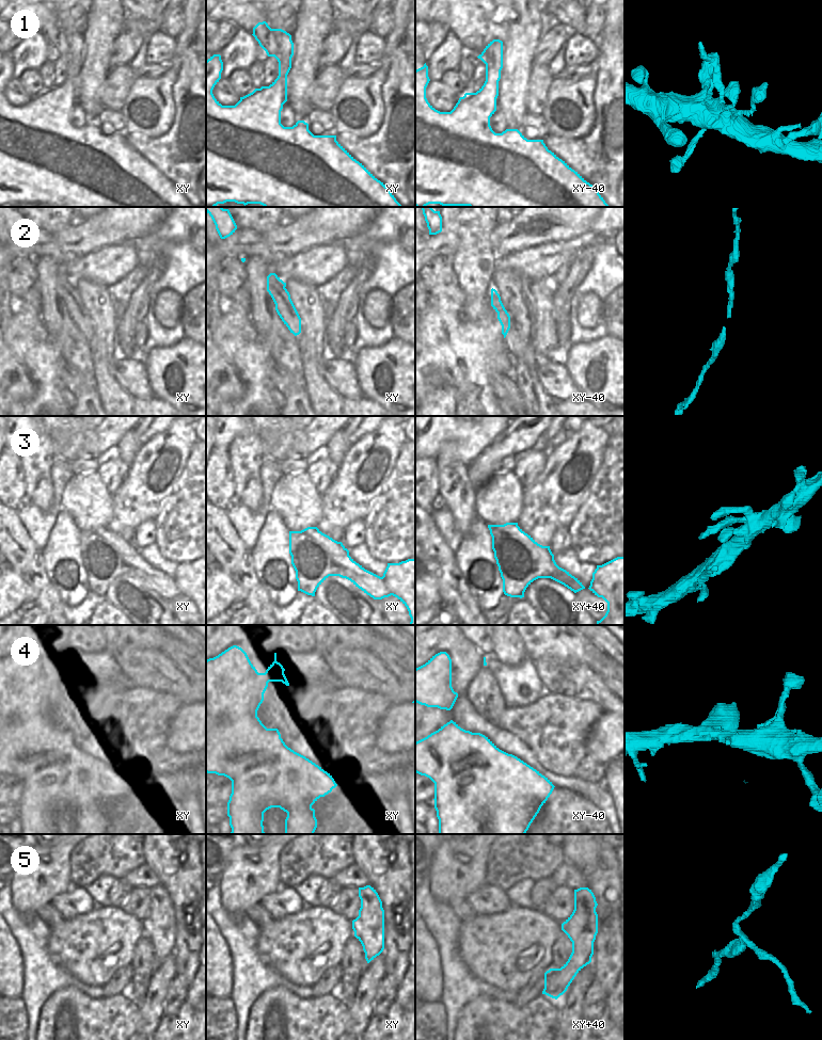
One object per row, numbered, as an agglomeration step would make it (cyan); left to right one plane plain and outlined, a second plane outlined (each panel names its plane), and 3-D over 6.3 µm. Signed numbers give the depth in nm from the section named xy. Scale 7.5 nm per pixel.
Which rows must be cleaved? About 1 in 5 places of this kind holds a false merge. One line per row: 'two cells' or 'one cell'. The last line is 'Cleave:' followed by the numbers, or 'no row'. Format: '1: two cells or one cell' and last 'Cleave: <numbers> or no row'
1: one cell
2: one cell
3: one cell
4: one cell
5: one cell
Cleave: no row

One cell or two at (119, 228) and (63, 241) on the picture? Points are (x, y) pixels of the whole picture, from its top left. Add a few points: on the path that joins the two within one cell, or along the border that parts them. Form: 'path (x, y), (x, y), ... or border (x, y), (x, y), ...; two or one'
path (105, 228), (84, 239), (77, 240); one

